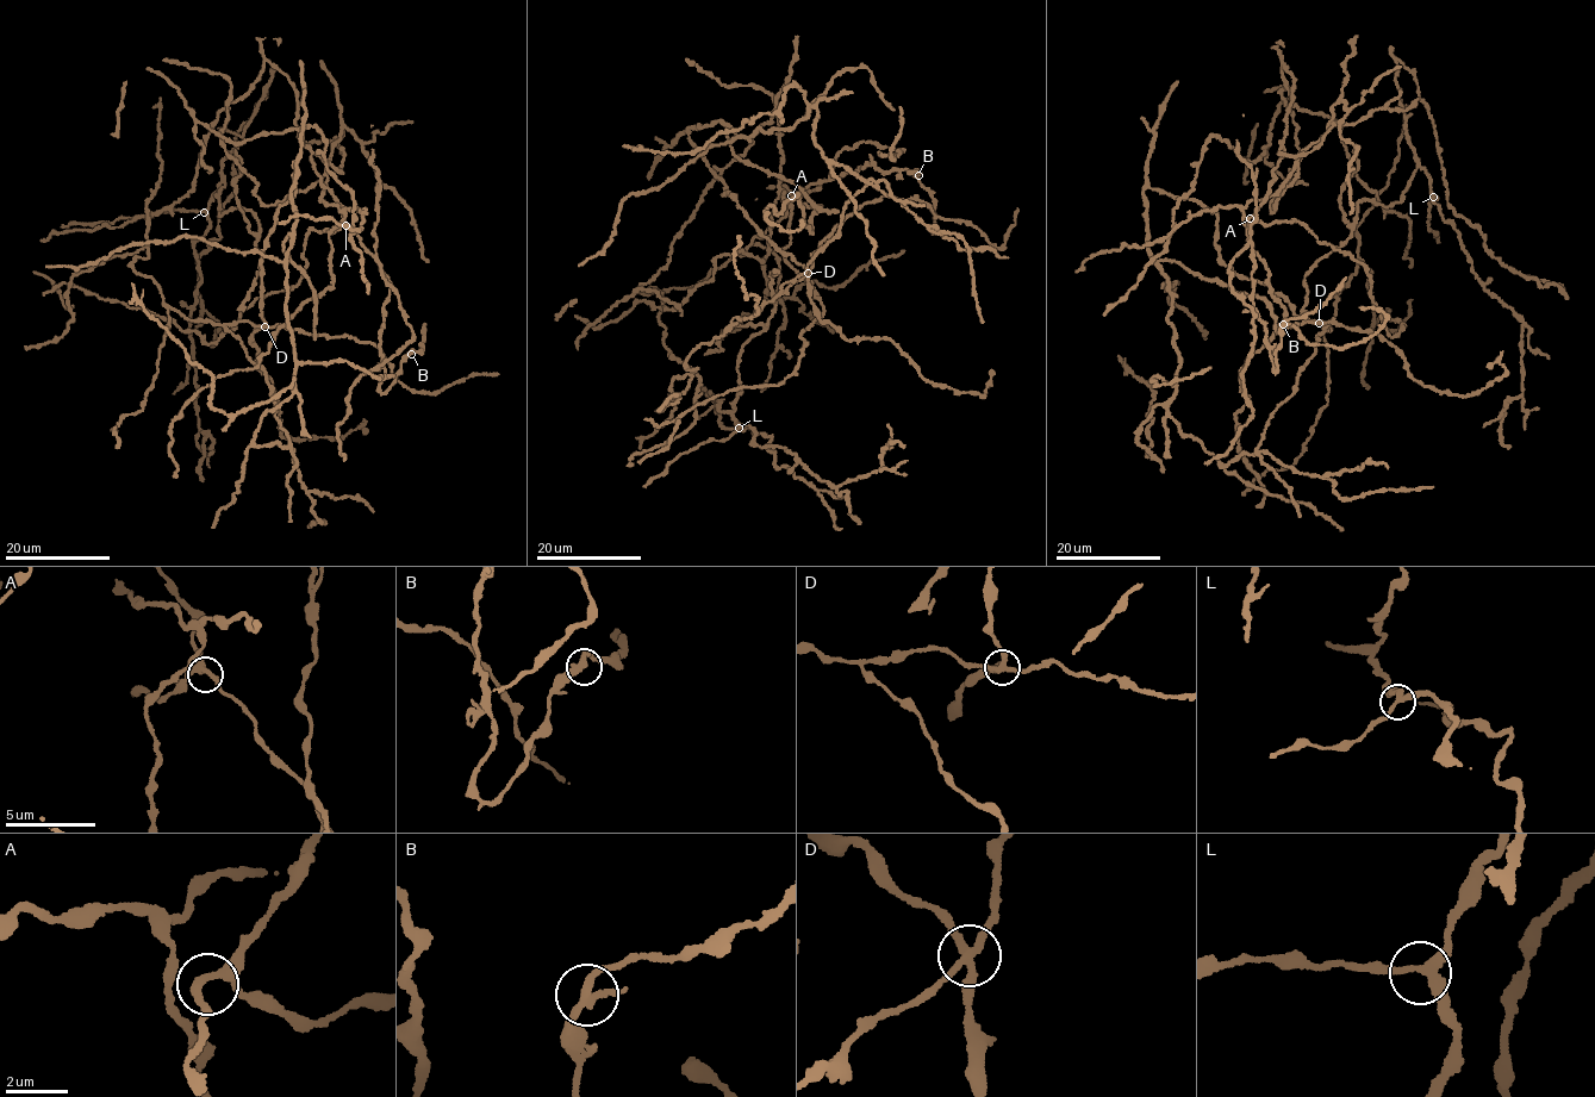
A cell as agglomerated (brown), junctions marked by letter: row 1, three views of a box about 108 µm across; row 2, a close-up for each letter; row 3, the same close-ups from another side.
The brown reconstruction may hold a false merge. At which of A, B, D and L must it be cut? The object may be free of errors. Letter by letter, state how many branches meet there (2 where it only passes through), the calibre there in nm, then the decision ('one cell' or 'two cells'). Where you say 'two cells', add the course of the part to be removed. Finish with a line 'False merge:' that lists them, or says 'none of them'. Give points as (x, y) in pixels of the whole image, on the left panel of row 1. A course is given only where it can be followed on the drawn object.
A: branches 4; calibre 220 nm; one cell
B: branches 3; calibre 260 nm; one cell
D: branches 4; calibre 280 nm; one cell
L: branches 3; calibre 280 nm; one cell
False merge: none of them

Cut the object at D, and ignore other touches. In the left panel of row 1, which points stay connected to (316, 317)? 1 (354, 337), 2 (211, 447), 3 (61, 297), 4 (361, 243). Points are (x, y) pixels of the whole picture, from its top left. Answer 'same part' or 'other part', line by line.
1: other part
2: other part
3: other part
4: other part

